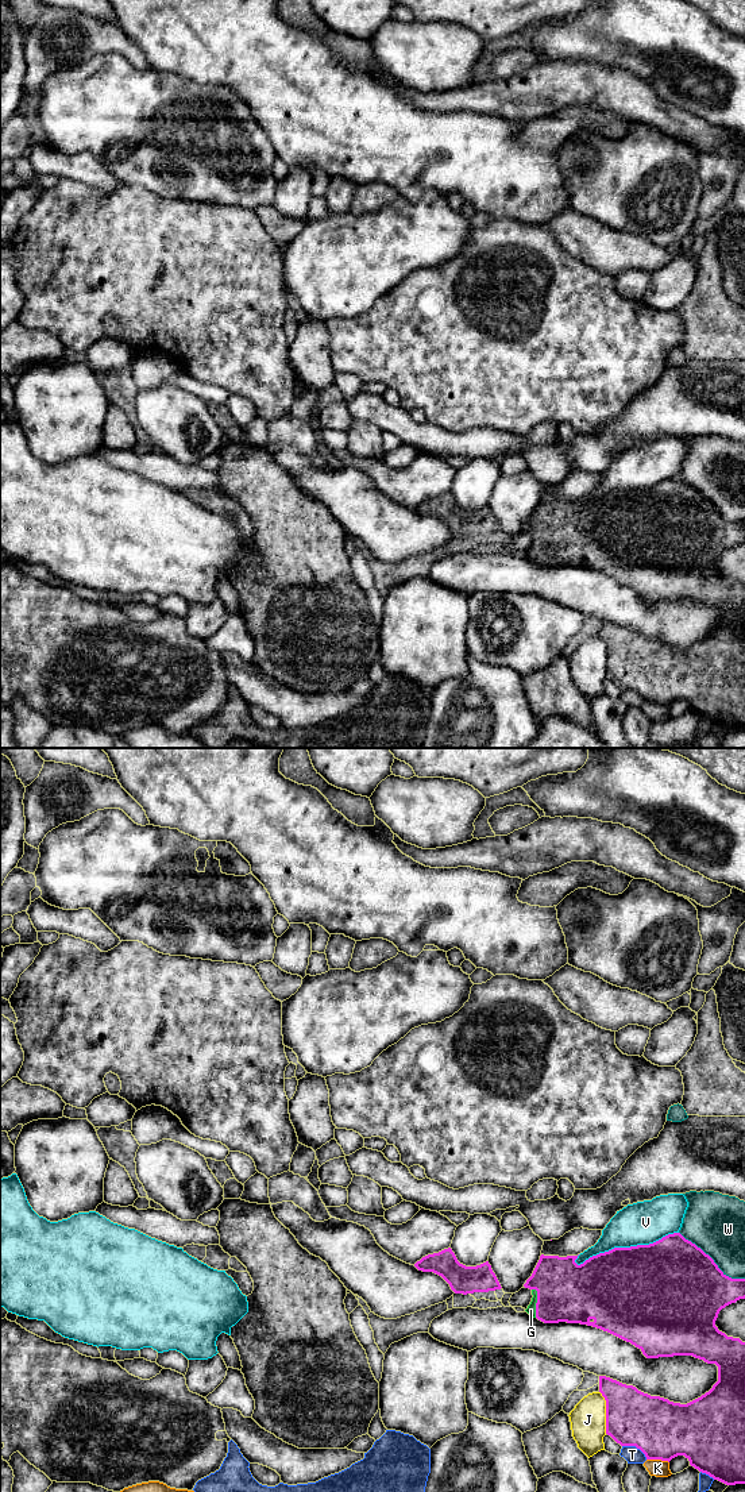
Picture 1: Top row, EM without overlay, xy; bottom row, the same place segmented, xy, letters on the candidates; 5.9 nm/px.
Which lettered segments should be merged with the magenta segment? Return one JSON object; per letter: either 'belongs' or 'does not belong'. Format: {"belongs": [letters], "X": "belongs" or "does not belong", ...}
{"belongs": ["G"], "G": "belongs", "J": "does not belong", "K": "does not belong", "T": "does not belong", "V": "does not belong", "W": "does not belong"}

